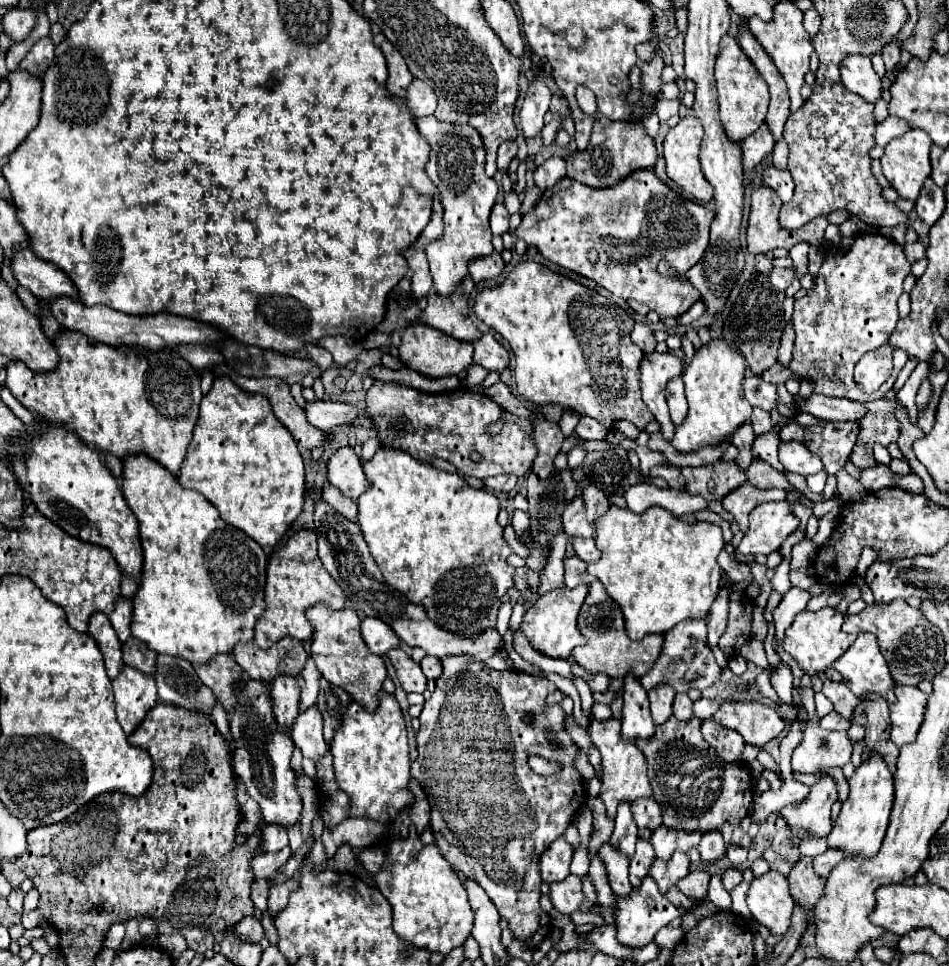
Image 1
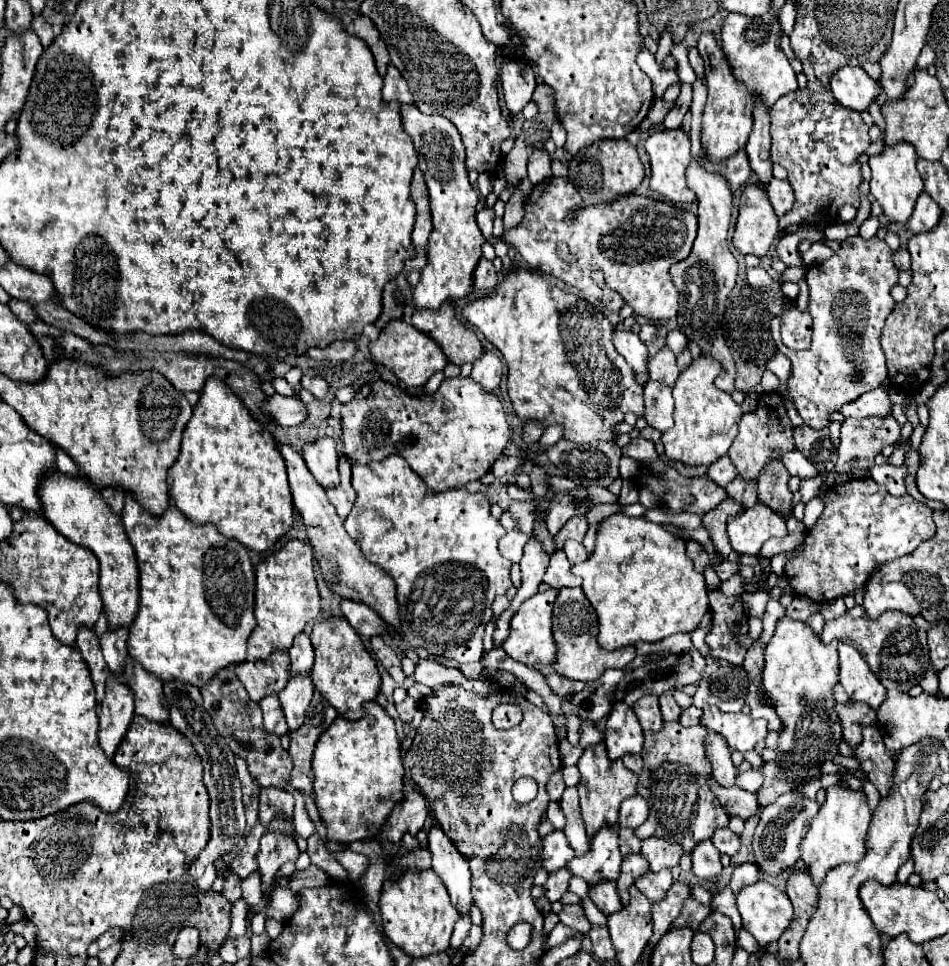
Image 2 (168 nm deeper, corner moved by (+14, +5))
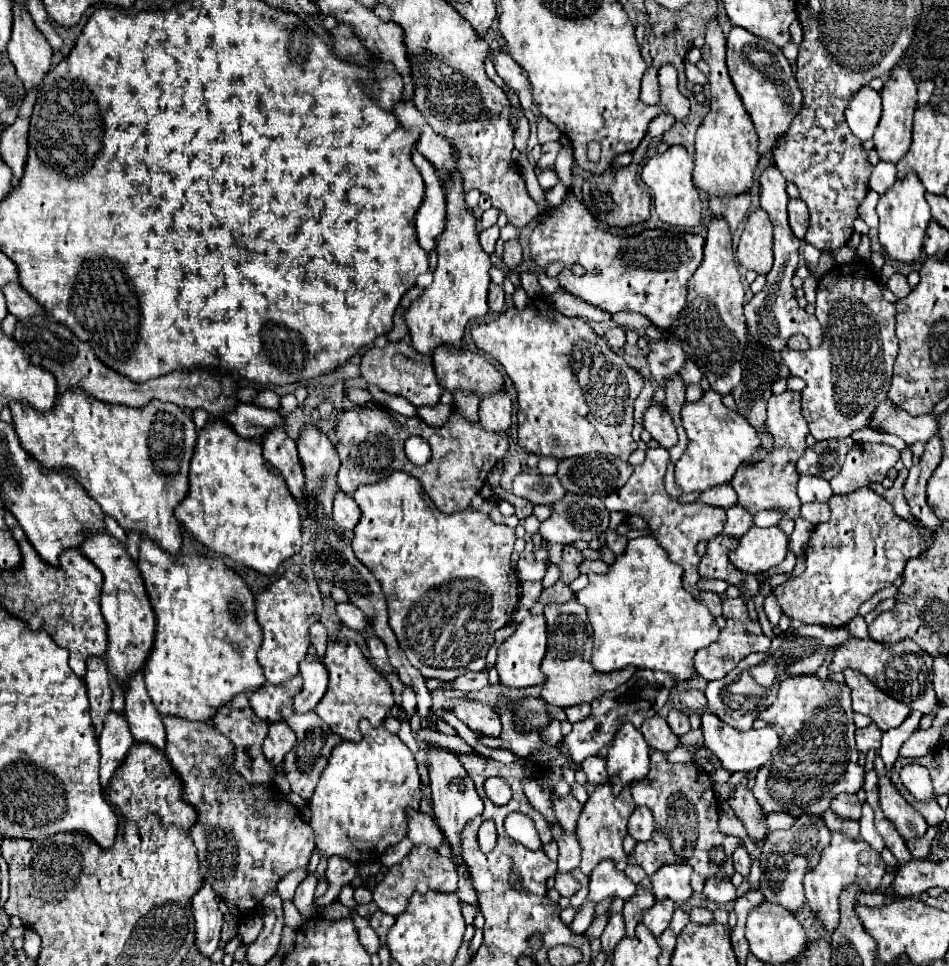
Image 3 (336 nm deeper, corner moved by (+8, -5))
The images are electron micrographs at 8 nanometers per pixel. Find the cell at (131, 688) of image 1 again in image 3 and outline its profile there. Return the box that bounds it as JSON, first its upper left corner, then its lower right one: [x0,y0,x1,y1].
[99,712,133,788]

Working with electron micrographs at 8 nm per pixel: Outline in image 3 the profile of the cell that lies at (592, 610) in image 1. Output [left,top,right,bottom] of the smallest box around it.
[541,600,635,708]

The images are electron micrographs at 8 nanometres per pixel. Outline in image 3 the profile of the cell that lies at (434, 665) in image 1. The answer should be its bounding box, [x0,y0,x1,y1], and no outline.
[455,700,501,738]

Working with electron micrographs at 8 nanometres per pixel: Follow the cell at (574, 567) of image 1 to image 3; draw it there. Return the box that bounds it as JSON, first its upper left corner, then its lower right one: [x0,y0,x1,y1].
[539,580,573,606]

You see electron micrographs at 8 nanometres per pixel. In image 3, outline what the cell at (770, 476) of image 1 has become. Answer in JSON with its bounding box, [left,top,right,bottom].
[723,504,753,538]

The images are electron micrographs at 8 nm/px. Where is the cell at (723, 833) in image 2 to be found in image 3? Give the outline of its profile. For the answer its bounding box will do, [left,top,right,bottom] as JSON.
[733,848,751,878]

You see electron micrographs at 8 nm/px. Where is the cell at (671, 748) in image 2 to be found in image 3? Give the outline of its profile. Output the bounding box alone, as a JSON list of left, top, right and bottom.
[629,752,735,878]

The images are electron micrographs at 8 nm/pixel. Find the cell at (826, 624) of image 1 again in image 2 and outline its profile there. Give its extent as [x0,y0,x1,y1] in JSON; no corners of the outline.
[757,616,841,806]

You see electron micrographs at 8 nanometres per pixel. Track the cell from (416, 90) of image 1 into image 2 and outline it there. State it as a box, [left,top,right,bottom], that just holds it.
[383,66,413,104]

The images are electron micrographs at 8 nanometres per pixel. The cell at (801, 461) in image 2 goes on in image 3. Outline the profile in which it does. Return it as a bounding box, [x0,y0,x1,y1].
[797,476,833,502]

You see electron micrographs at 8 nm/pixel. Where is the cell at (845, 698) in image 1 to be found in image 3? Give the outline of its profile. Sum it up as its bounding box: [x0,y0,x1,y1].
[855,724,881,752]

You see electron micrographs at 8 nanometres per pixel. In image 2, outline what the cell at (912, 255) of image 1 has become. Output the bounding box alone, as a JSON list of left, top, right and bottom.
[893,248,911,270]

